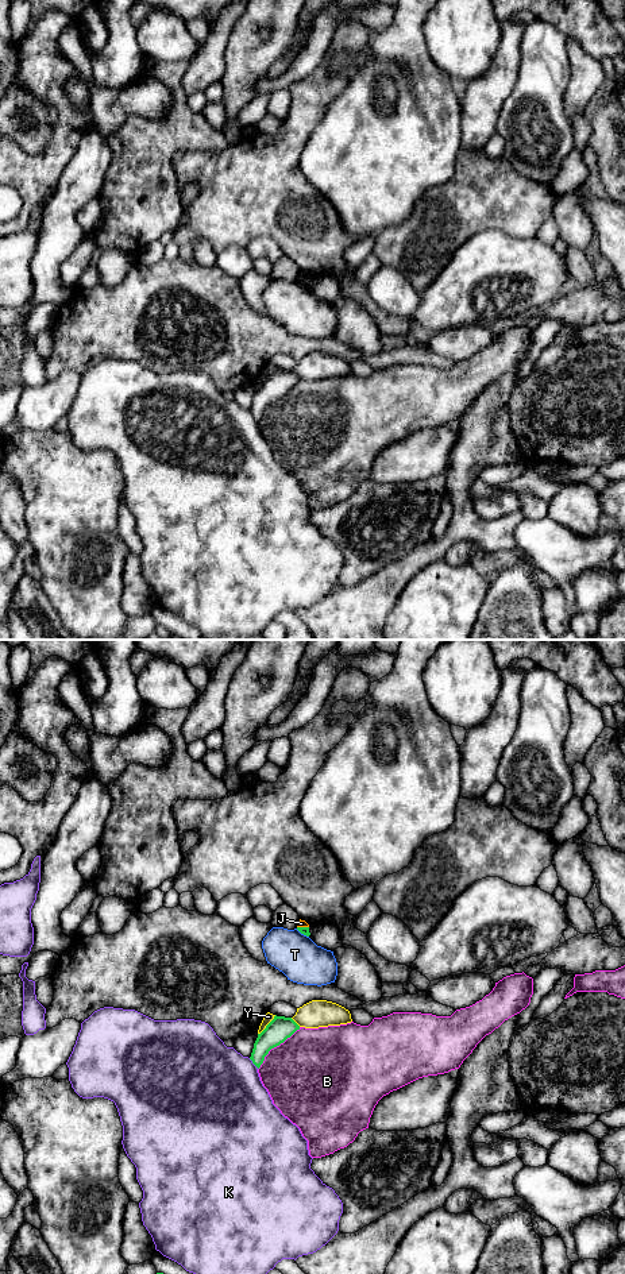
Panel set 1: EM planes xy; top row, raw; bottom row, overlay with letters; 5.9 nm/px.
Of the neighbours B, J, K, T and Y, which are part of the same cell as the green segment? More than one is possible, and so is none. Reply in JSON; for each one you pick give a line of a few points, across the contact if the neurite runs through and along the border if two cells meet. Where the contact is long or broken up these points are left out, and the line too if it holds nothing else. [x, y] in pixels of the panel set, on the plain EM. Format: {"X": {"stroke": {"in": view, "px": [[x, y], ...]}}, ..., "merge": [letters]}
{"merge": []}

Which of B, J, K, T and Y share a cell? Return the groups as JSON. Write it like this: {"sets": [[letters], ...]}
{"sets": [["B"], ["J"], ["K"], ["T"], ["Y"]]}

